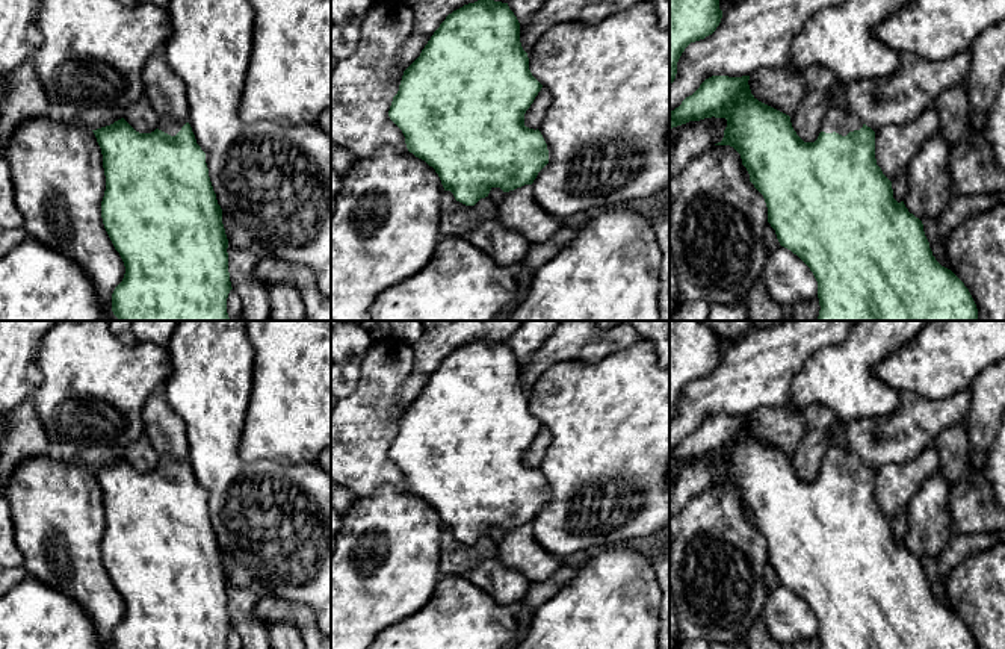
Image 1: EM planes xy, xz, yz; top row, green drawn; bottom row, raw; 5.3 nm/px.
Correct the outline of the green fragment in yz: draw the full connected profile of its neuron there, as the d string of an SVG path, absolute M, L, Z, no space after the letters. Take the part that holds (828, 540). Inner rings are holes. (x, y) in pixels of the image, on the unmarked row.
M712 415L669 451L669 466L704 457L725 457L724 477L715 484L733 486L763 534L768 561L781 585L796 593L818 620L821 649L978 649L964 622L942 605L929 587L919 557L904 540L893 537L892 520L875 498L875 470L849 446L830 445L815 481L804 481L792 466L790 455L759 440L750 428L750 415Z

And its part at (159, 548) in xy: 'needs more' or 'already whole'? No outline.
needs more

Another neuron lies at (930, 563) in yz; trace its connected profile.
M925 557L922 558L922 563L923 563L923 570L929 581L932 595L942 605L951 608L949 596L946 592L946 581L943 581L939 573L937 557Z

